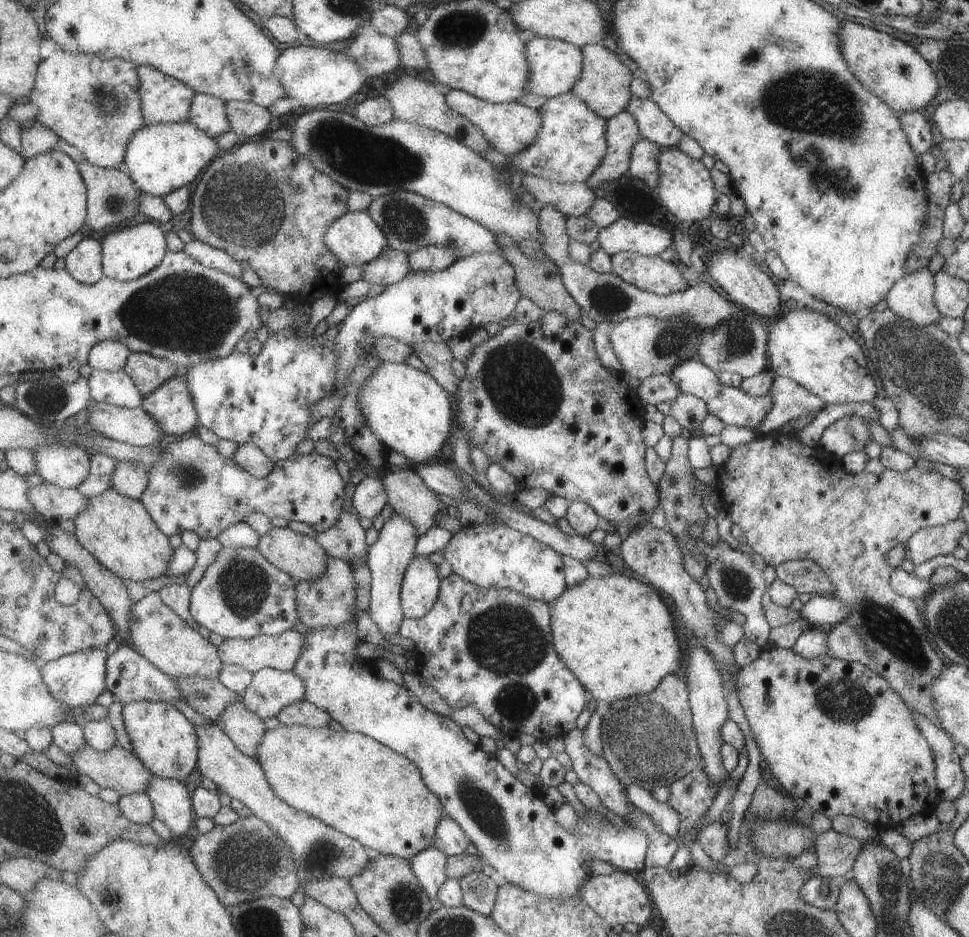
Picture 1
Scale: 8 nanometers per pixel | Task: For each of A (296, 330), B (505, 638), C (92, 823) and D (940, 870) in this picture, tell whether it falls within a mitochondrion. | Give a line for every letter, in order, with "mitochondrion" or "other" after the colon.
A: other
B: mitochondrion
C: other
D: mitochondrion

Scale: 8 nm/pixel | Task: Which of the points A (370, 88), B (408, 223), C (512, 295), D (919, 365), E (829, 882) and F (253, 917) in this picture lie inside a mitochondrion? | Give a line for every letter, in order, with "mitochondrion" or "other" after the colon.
A: other
B: mitochondrion
C: other
D: mitochondrion
E: other
F: mitochondrion

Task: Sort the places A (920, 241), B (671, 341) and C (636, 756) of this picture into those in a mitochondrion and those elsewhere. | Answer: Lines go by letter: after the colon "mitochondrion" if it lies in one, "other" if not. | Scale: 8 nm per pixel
A: other
B: mitochondrion
C: mitochondrion

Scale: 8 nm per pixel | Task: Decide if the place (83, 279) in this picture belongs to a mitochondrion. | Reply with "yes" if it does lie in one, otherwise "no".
no

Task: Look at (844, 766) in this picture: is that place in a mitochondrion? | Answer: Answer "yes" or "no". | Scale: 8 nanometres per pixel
no

